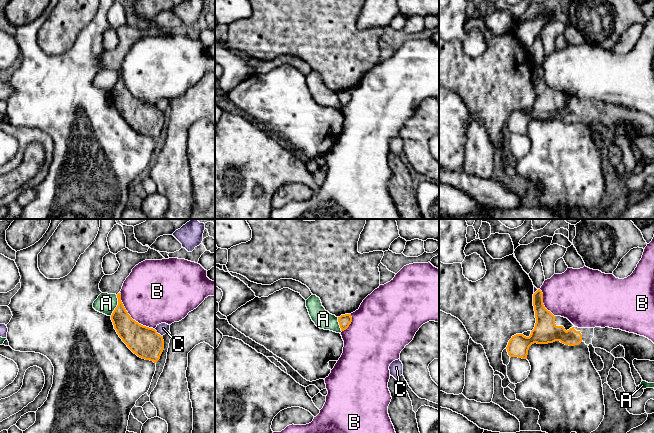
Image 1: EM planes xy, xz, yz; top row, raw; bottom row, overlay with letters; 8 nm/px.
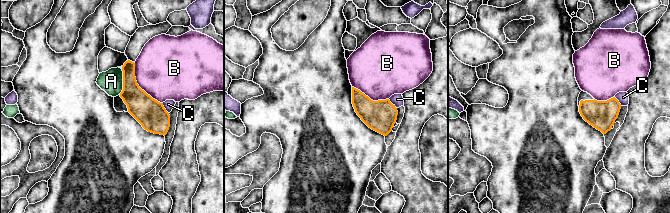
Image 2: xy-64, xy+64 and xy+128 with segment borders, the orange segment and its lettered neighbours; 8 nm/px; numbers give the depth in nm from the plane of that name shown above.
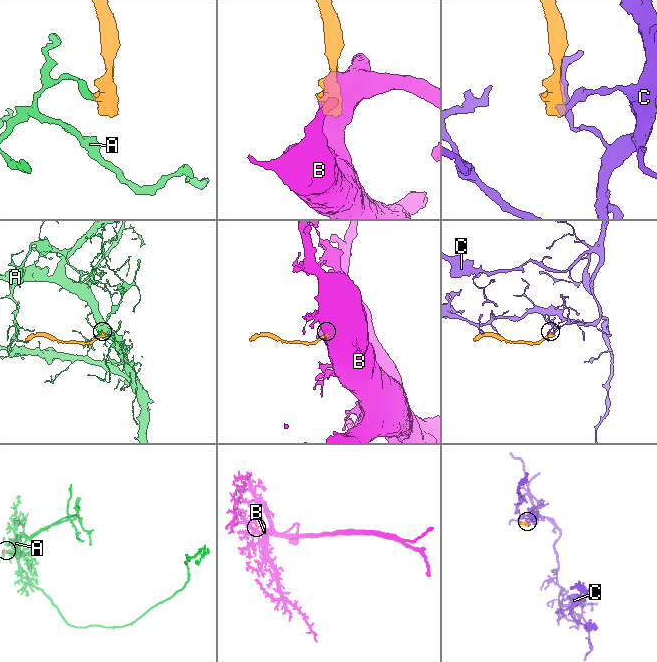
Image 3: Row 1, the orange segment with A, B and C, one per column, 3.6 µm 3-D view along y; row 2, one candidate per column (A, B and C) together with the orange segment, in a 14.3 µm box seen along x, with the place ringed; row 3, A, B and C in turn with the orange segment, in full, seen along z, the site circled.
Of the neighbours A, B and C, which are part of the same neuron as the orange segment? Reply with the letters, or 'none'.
none

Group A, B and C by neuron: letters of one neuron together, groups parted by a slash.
A / B / C

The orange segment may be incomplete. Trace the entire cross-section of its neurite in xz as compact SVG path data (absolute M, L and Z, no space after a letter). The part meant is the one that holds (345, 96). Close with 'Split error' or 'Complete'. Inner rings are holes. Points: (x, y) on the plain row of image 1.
M345 90L338 93L338 98L341 104L341 107L346 106L352 98L351 90Z. Complete

